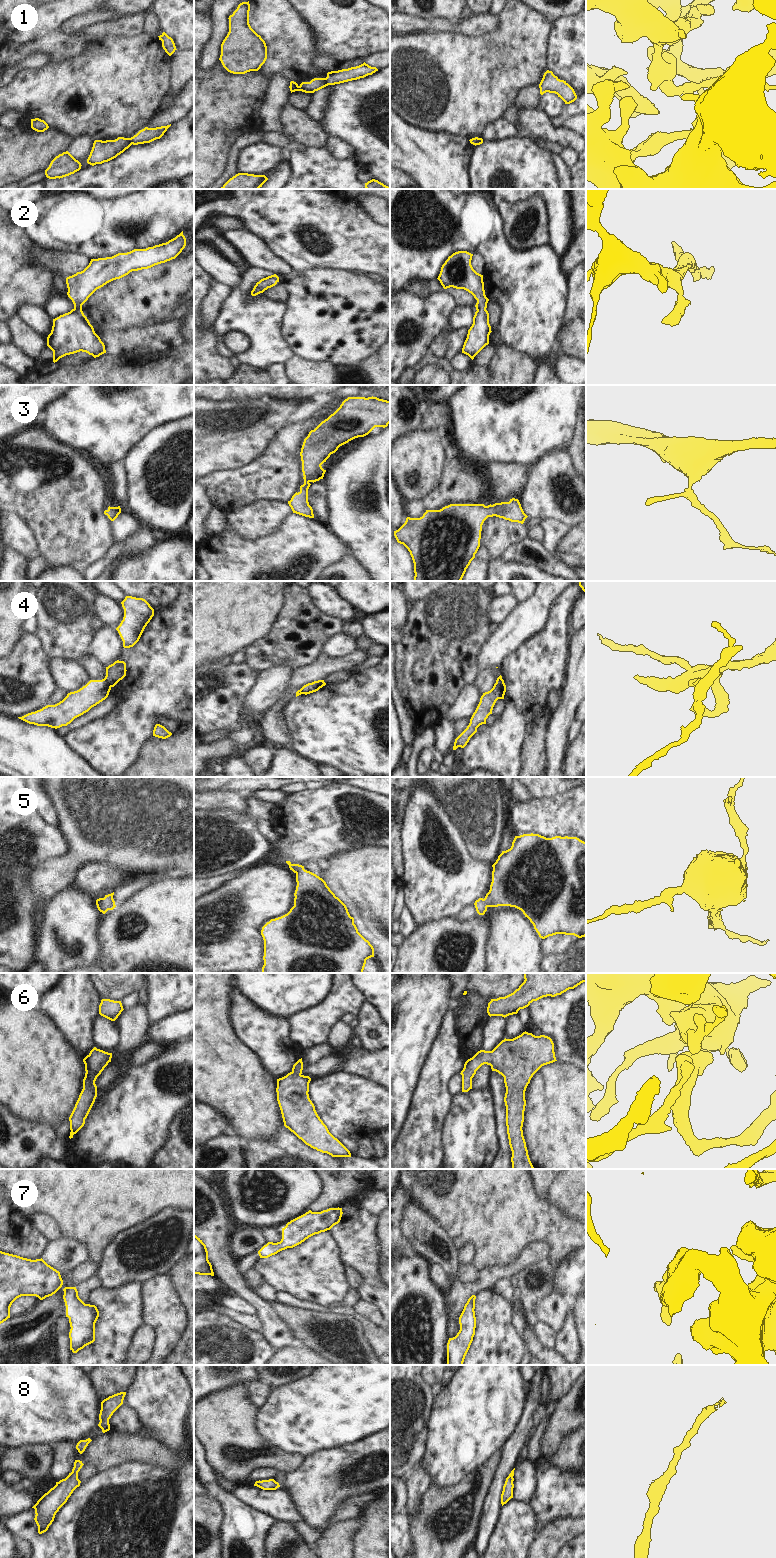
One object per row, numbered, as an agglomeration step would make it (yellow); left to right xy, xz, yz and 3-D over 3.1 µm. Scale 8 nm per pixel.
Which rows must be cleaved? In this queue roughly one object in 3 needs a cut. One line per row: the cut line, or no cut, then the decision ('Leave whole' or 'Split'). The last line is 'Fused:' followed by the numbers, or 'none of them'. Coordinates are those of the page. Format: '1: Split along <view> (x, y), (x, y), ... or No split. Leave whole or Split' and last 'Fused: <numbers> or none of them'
1: Split along xz (325, 78), (329, 84). Split
2: No split. Leave whole
3: No split. Leave whole
4: Split along xy (104, 678), (111, 686). Split
5: No split. Leave whole
6: No split. Leave whole
7: No split. Leave whole
8: No split. Leave whole
Fused: 1, 4

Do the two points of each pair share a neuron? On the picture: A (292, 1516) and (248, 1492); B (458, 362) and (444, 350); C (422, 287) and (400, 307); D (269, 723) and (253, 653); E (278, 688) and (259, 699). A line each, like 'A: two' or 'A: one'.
A: one
B: two
C: two
D: two
E: one

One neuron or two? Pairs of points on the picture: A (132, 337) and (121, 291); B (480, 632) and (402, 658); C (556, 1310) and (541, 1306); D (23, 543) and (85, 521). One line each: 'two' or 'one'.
A: two
B: one
C: one
D: two

